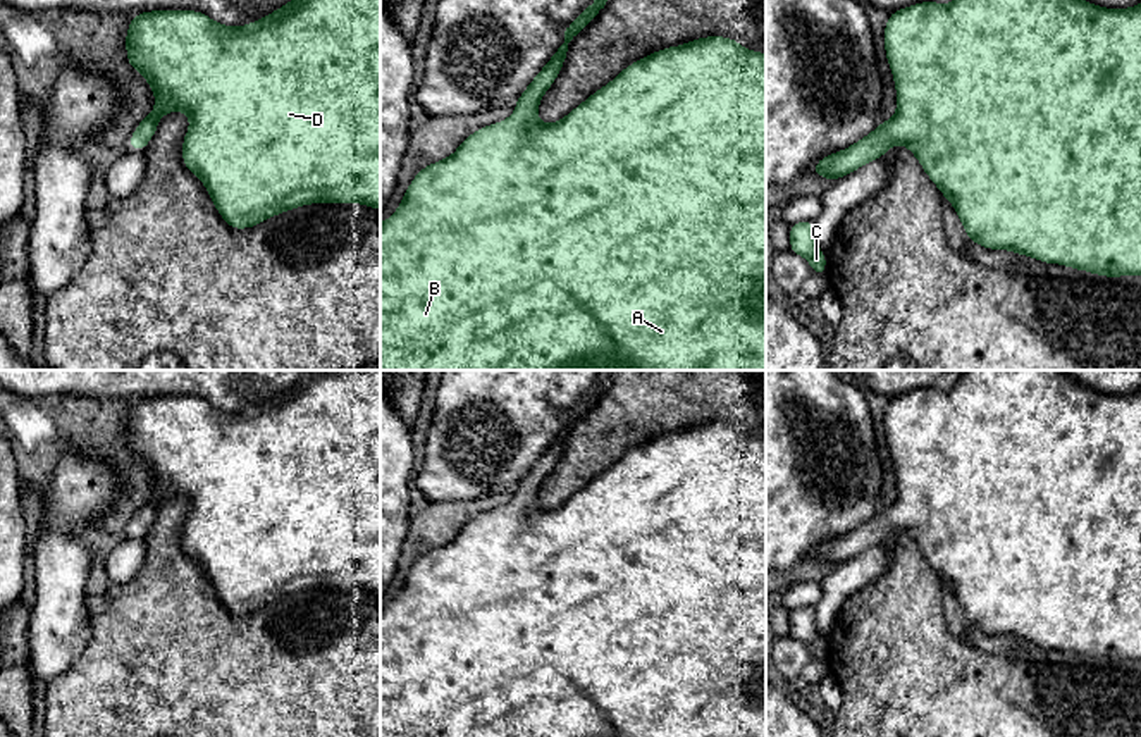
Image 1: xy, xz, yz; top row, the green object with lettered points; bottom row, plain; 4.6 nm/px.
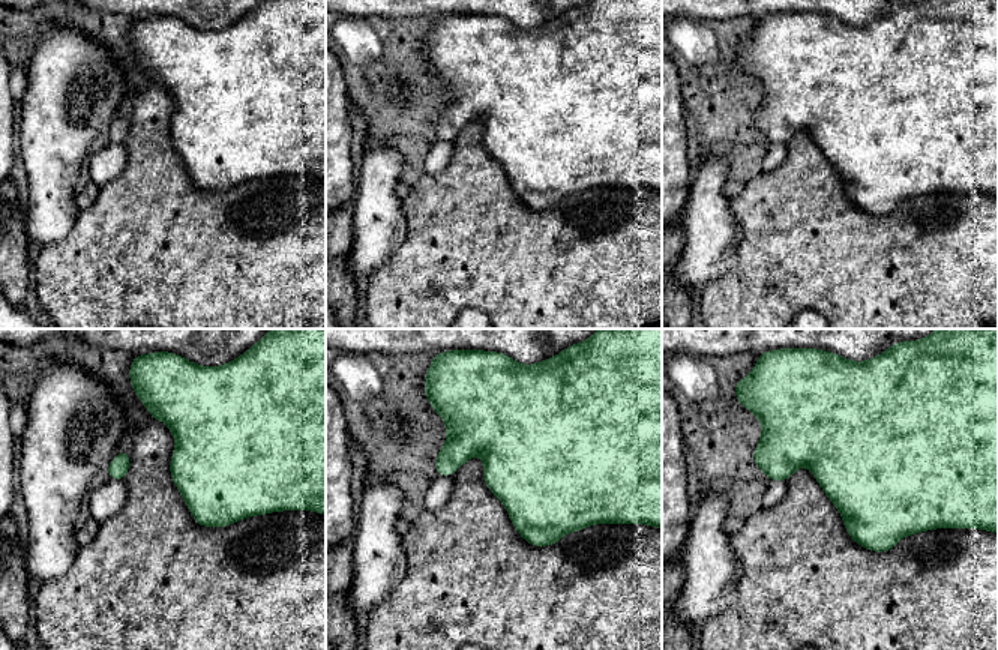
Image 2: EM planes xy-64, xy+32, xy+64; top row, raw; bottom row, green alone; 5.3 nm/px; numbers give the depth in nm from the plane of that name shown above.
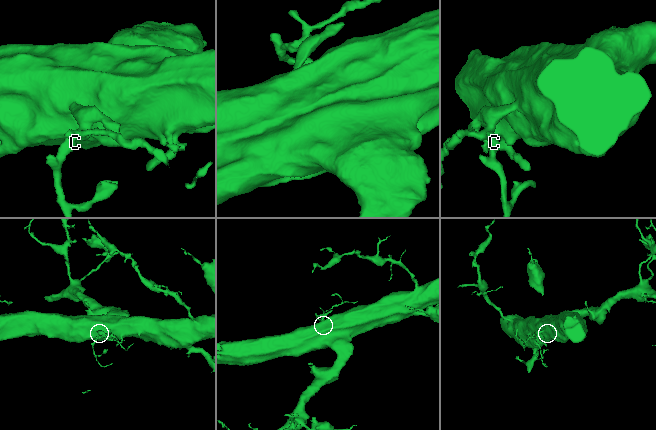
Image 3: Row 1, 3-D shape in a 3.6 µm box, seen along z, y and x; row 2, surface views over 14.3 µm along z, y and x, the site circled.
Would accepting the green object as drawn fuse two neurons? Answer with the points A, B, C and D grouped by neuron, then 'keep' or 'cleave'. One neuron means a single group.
groups A B C D; keep

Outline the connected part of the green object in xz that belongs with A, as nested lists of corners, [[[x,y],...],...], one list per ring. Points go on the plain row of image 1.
[[[597,382],[568,410],[564,429],[520,480],[515,499],[473,517],[451,542],[423,553],[410,568],[398,596],[380,610],[380,737],[766,737],[766,439],[750,437],[725,422],[706,422],[663,434],[625,453],[561,506],[542,510],[537,492],[563,455],[568,429],[597,403],[606,387],[608,382]]]

